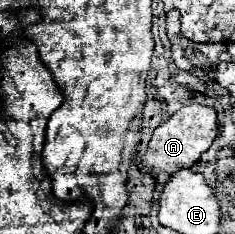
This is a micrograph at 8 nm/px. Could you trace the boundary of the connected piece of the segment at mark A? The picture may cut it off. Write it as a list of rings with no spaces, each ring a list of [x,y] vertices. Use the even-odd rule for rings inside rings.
[[[189,103],[185,107],[181,107],[173,117],[169,117],[161,127],[155,129],[151,141],[149,141],[149,149],[139,165],[139,169],[143,173],[149,175],[171,175],[179,169],[187,169],[193,167],[201,153],[205,153],[211,143],[215,141],[219,133],[219,123],[217,123],[217,113],[213,107],[205,107],[205,105],[197,105],[197,103]]]

